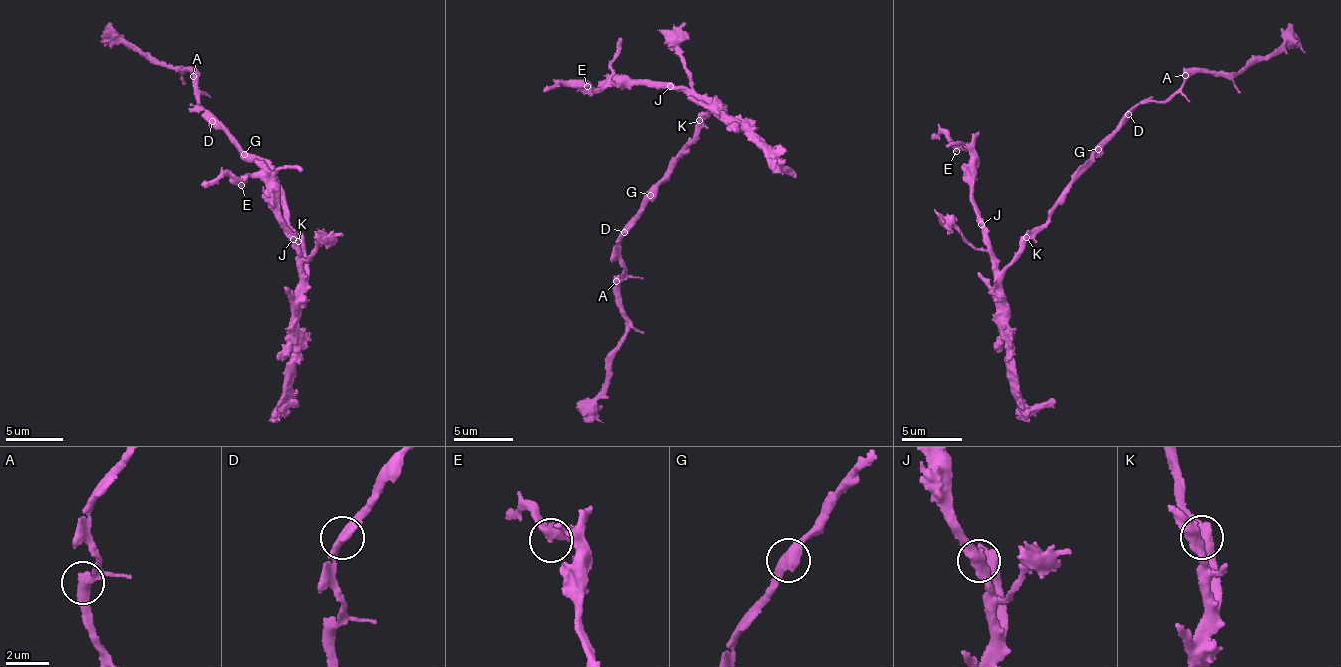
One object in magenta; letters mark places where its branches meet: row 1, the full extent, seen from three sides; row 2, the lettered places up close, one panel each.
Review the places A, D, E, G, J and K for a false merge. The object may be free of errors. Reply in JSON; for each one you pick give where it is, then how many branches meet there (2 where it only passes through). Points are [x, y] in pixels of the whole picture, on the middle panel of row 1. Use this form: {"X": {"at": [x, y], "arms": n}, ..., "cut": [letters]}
{"cut": []}

